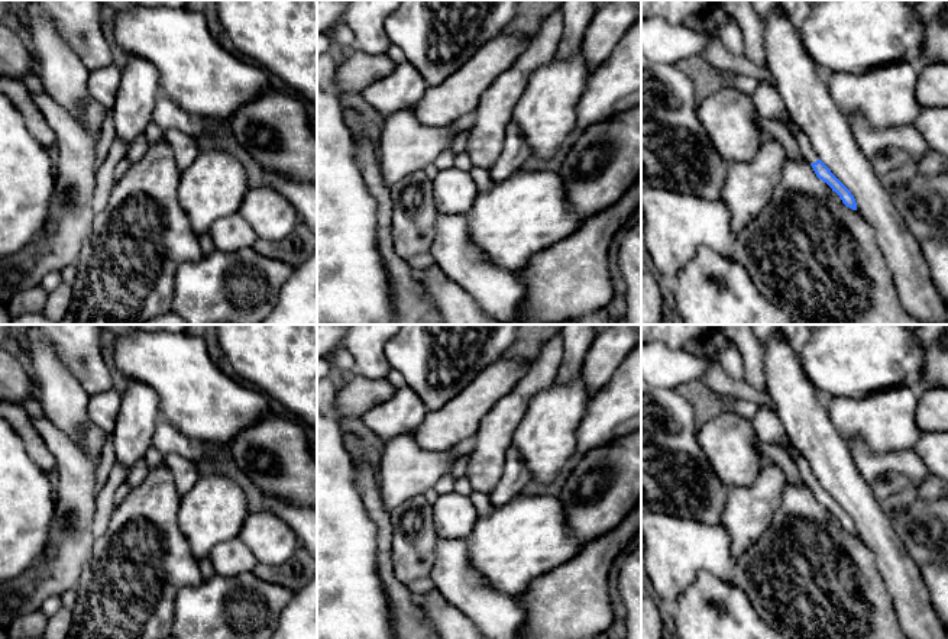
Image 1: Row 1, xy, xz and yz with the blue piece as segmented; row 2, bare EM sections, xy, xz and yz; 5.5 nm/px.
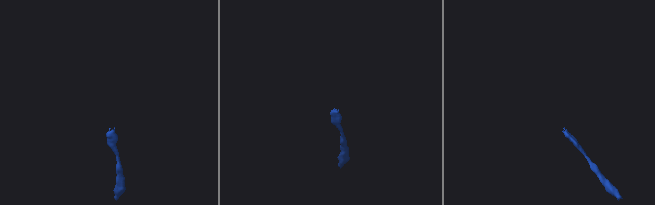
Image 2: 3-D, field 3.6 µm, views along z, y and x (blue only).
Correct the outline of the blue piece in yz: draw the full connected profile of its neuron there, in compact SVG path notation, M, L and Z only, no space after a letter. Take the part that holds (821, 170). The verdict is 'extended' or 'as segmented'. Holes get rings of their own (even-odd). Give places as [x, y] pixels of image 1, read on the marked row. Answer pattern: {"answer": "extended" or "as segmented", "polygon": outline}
{"answer": "extended", "polygon": "M796 125L793 129L793 138L796 139L805 159L812 165L816 177L826 183L832 191L835 191L842 203L852 209L857 210L857 203L851 191L831 172L831 170L818 158L815 154L806 133Z"}

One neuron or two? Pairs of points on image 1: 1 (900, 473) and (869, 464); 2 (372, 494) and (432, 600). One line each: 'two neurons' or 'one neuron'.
1: one neuron
2: two neurons

